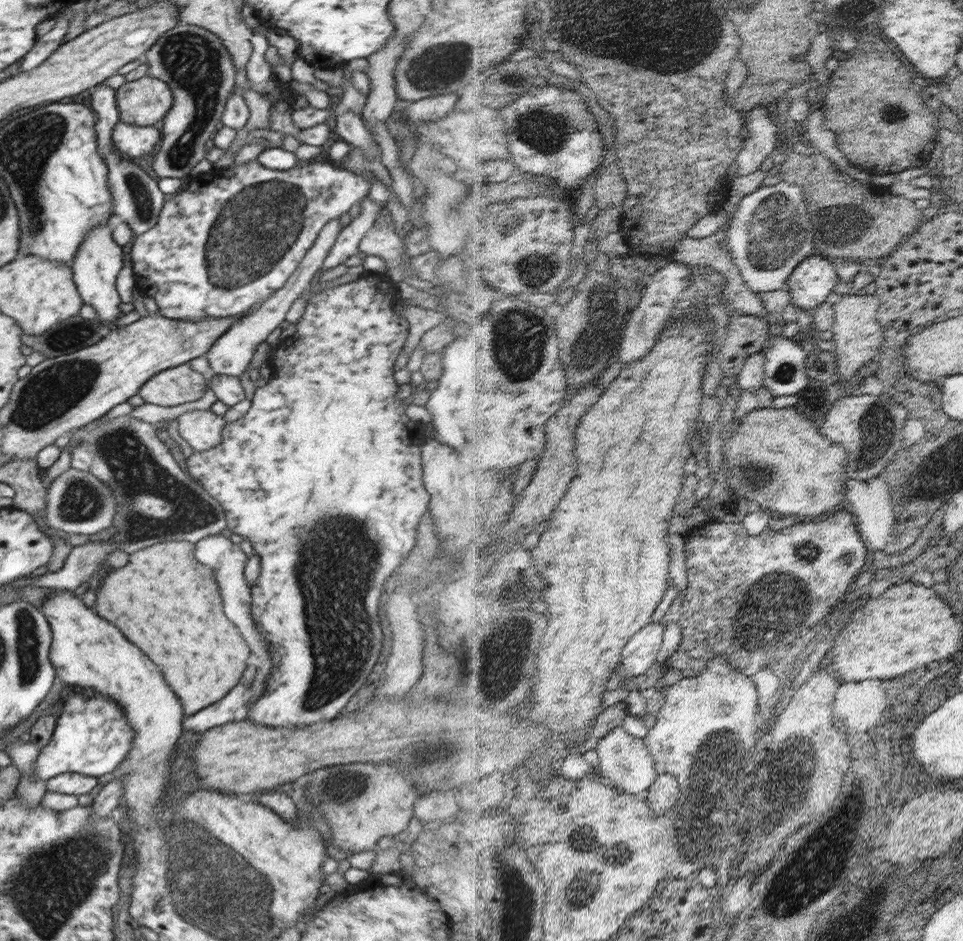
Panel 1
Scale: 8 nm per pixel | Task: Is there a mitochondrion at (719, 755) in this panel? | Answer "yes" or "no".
yes

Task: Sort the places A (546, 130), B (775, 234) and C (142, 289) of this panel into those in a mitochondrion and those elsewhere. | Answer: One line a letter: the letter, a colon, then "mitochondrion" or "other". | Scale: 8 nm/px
A: mitochondrion
B: mitochondrion
C: other

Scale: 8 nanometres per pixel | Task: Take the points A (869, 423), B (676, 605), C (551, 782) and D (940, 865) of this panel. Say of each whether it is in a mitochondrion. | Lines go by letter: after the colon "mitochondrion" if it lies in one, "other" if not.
A: mitochondrion
B: other
C: other
D: other

